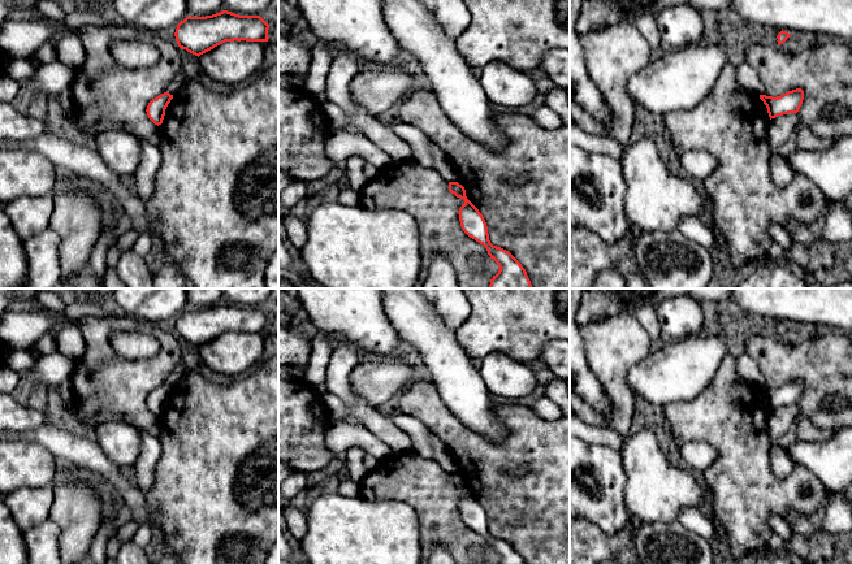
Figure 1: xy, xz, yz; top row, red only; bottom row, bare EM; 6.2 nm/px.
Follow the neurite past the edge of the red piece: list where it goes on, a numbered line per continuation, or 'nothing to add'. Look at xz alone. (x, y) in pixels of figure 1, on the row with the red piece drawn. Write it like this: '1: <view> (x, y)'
nothing to add

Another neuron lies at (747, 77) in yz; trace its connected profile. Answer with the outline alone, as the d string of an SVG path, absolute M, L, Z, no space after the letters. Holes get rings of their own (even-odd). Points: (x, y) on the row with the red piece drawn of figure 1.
M745 61L736 65L736 81L747 91L765 95L765 88L754 68Z

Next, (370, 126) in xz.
M328 100L321 101L321 109L332 131L343 129L346 125L354 125L360 130L362 135L388 153L393 162L411 159L410 146L356 101L354 101L353 113L347 113Z

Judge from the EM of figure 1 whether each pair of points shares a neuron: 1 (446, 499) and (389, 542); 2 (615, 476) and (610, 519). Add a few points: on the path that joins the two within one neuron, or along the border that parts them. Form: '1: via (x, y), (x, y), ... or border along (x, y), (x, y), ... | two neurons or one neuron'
1: border along (396, 500), (402, 500), (414, 510), (422, 550) | two neurons
2: via (614, 486), (610, 490), (610, 508) | one neuron

